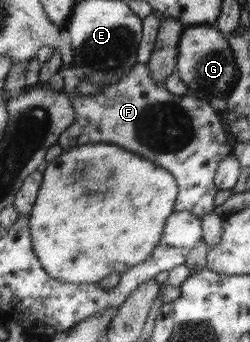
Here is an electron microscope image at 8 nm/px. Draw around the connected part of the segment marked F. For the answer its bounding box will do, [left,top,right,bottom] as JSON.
[59,63,231,216]

